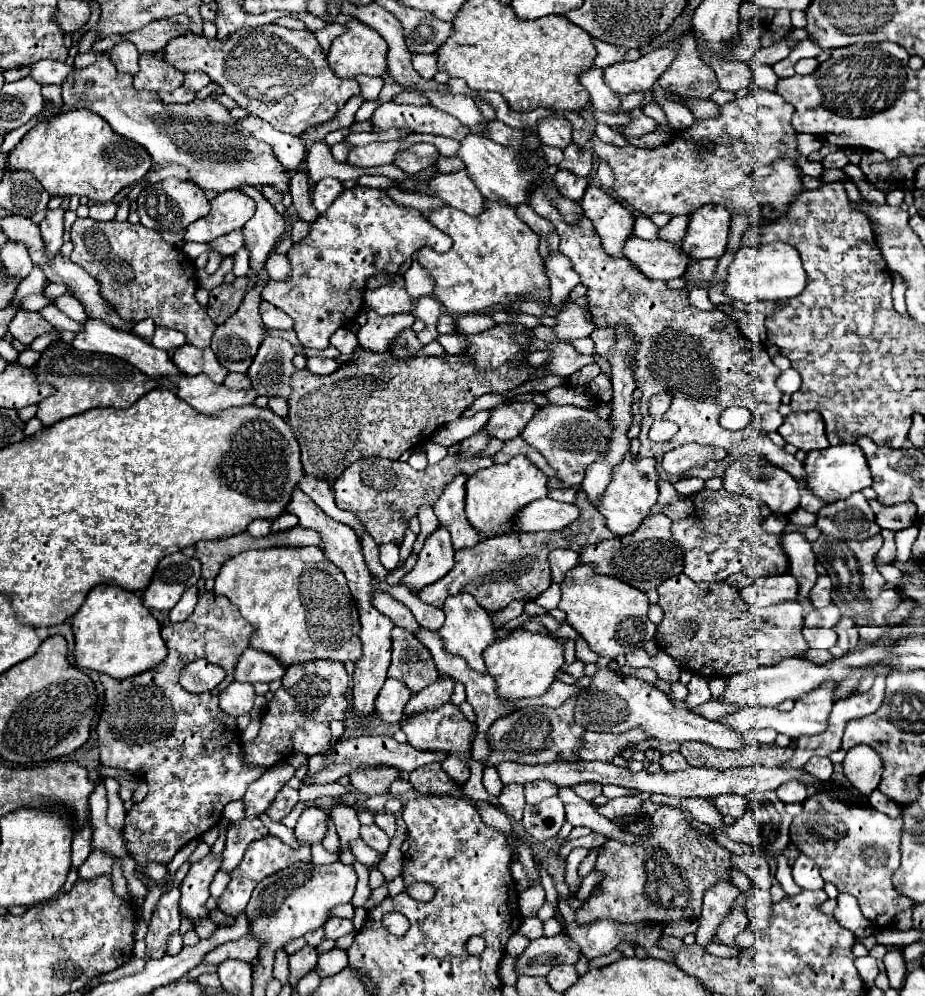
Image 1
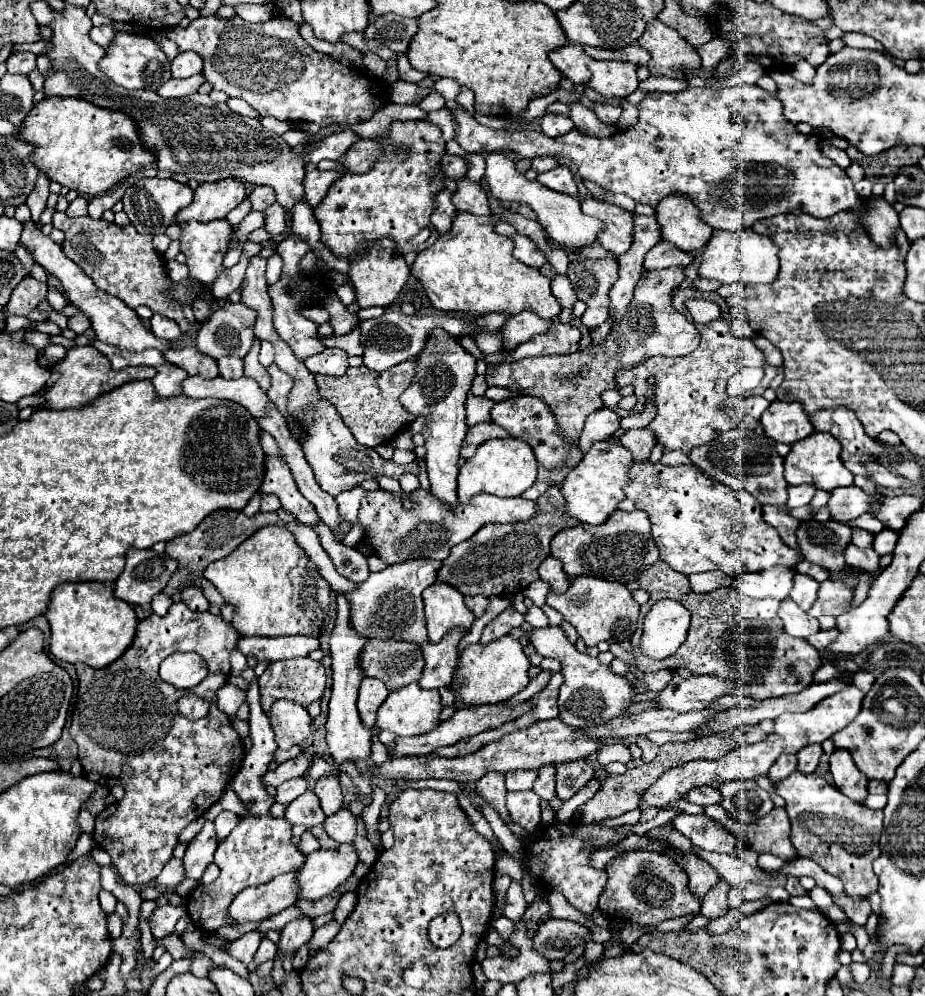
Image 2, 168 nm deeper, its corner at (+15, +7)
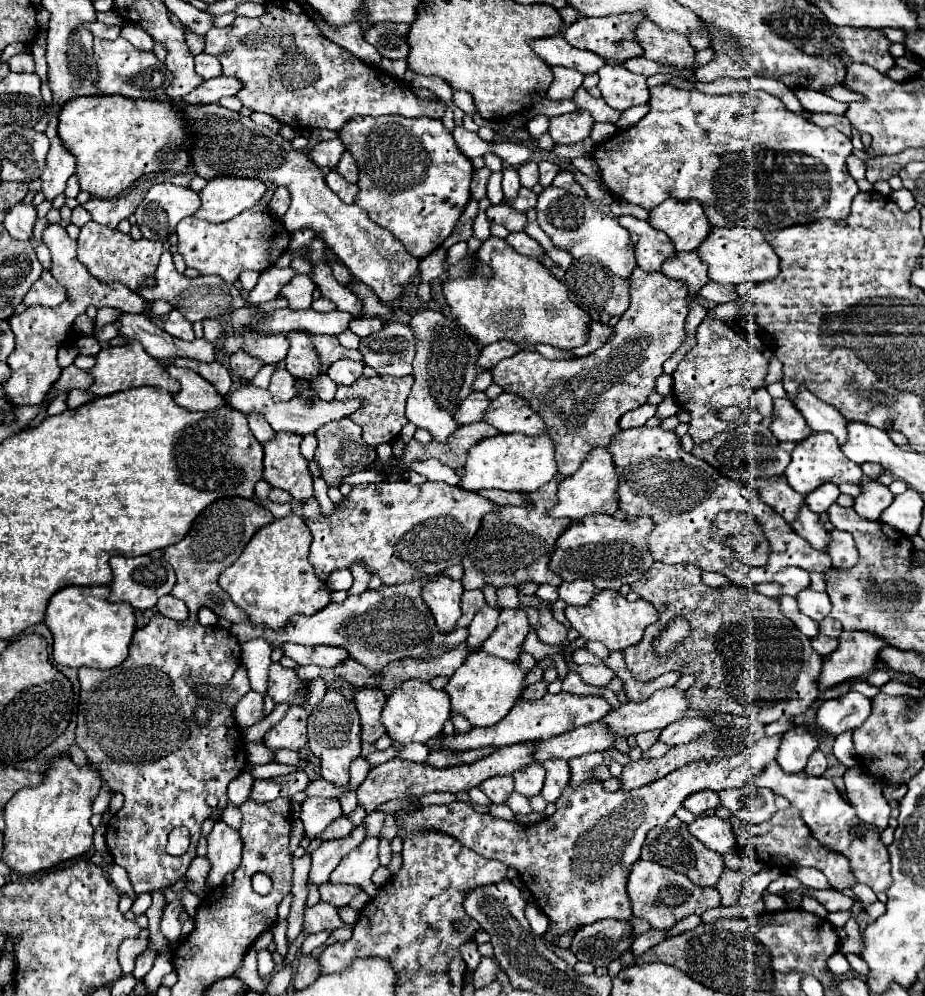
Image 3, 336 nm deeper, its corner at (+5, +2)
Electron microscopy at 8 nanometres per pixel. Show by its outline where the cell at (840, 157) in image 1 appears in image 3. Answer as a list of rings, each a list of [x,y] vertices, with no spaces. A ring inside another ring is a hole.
[[[851,154],[851,156],[847,158],[847,168],[849,168],[849,174],[851,174],[855,180],[865,178],[865,162],[859,160],[857,156]]]

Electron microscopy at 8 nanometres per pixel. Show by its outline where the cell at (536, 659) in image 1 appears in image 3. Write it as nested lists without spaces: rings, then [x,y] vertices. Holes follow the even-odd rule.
[[[485,650],[473,652],[459,670],[451,676],[445,692],[451,698],[451,710],[465,716],[473,726],[493,726],[495,722],[503,720],[511,706],[521,698],[525,688],[527,670],[521,668],[519,660],[511,662],[505,658],[489,656]]]

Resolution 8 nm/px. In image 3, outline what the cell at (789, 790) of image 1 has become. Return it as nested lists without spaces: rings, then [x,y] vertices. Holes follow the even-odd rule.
[[[805,726],[791,728],[781,742],[777,762],[785,772],[803,772],[807,758],[819,748],[819,738],[811,734]]]

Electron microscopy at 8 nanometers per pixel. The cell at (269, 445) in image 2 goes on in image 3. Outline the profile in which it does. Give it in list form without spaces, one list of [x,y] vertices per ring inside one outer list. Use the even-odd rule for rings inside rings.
[[[247,416],[249,418],[249,428],[251,428],[251,432],[253,432],[253,436],[261,442],[261,444],[265,444],[265,442],[269,442],[271,438],[275,438],[275,432],[271,430],[271,426],[267,424],[267,422],[263,422],[263,418],[261,416]]]

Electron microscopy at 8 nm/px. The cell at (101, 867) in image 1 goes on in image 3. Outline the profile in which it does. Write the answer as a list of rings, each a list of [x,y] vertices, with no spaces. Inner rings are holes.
[[[147,948],[145,952],[141,952],[141,954],[135,958],[135,970],[133,970],[133,976],[135,976],[137,980],[143,980],[143,976],[151,970],[153,960],[155,960],[155,952],[153,952],[151,948]]]

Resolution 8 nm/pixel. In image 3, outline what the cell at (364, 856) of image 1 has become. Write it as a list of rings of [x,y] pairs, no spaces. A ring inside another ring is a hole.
[[[307,798],[301,804],[299,818],[305,826],[305,836],[315,838],[319,836],[333,820],[341,816],[341,806],[339,800],[333,798]]]

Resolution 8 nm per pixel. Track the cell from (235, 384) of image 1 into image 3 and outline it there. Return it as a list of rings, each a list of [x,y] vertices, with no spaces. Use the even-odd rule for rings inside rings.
[[[243,350],[231,356],[231,370],[235,372],[235,376],[237,376],[237,378],[253,380],[261,366],[263,366],[263,362],[261,362],[261,360],[251,358],[251,356],[249,356],[247,352],[243,352]]]

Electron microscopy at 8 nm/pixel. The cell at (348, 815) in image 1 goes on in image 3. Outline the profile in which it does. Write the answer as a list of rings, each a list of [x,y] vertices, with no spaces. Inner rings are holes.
[[[327,690],[323,702],[319,706],[307,706],[309,722],[307,736],[311,752],[321,760],[321,776],[333,786],[347,788],[349,786],[349,764],[361,754],[361,726],[359,712],[353,702],[349,702],[339,690]]]

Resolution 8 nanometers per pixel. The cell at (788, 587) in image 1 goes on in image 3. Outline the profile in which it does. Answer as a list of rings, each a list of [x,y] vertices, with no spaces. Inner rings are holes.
[[[783,568],[774,574],[773,582],[757,584],[753,590],[767,598],[781,598],[781,596],[797,596],[801,590],[809,586],[809,574],[799,568]]]

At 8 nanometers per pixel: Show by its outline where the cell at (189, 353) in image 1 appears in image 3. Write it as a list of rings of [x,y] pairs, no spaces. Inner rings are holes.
[[[175,358],[173,360],[175,366],[179,368],[189,368],[197,374],[201,374],[207,382],[211,382],[219,394],[227,394],[231,390],[231,374],[229,370],[221,364],[221,362],[197,362],[197,360],[189,360],[189,358]]]

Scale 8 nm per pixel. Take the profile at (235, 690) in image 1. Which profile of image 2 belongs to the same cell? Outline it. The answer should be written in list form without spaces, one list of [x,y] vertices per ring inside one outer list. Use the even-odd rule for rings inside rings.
[[[227,683],[223,689],[217,691],[217,707],[219,707],[225,715],[229,715],[231,719],[235,717],[237,709],[239,709],[243,703],[245,703],[245,691],[239,689],[239,687],[235,687],[235,685],[229,685],[229,683]]]

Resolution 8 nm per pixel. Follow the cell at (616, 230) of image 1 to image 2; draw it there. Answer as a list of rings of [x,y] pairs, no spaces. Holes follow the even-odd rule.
[[[593,197],[585,199],[581,203],[581,209],[605,223],[599,243],[607,251],[611,251],[617,257],[629,251],[629,247],[633,245],[633,213],[627,213],[621,207],[603,203]]]

